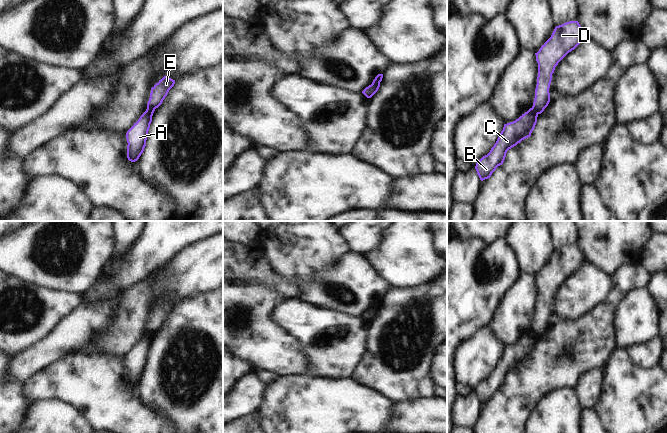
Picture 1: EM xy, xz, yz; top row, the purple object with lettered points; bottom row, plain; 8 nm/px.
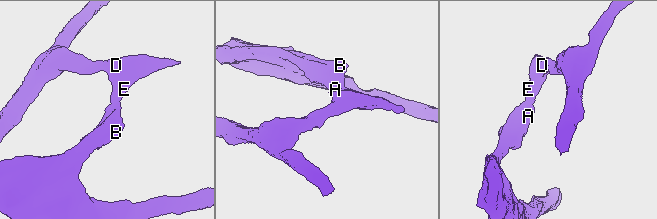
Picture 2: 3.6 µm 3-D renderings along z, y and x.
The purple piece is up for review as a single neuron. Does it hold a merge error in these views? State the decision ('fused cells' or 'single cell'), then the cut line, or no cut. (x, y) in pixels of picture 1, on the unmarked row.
fused cells; cut in xy along (147, 332), (154, 333)

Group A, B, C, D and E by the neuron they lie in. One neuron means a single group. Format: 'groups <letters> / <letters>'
groups A B C / D E

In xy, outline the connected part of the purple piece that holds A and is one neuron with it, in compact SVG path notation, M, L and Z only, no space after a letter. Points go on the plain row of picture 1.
M146 333L126 357L127 382L131 386L137 385L144 375L154 335L155 333Z

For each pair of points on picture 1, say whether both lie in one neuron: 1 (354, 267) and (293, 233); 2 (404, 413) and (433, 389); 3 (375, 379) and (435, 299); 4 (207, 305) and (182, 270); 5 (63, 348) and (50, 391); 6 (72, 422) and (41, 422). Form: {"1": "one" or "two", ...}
{"1": "two", "2": "two", "3": "one", "4": "two", "5": "two", "6": "one"}

